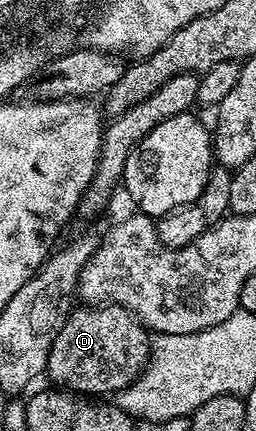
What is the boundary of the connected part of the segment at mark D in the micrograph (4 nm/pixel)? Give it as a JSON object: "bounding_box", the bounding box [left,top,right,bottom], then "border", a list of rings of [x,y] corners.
{"bounding_box":[45,304,150,398],"border":[[[120,304],[79,306],[53,339],[45,376],[60,389],[99,398],[104,395],[102,392],[117,394],[128,388],[147,367],[150,354],[148,329],[129,310]]]}

